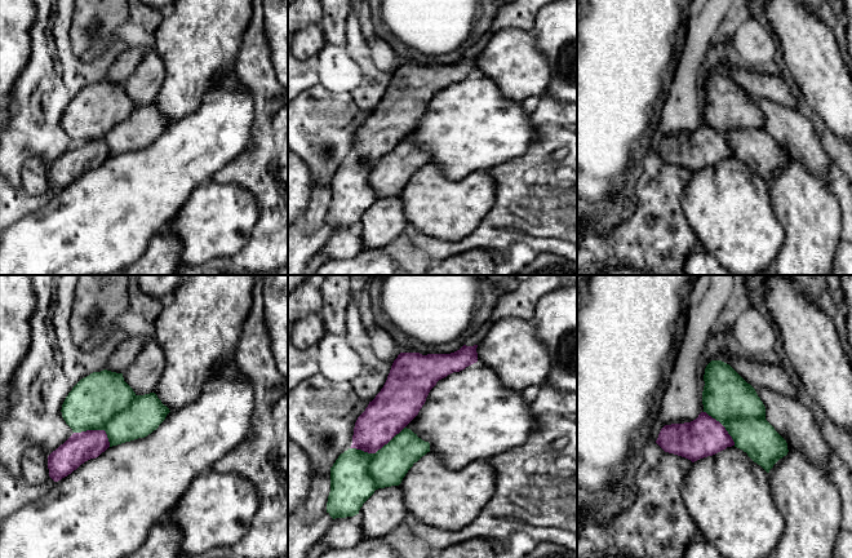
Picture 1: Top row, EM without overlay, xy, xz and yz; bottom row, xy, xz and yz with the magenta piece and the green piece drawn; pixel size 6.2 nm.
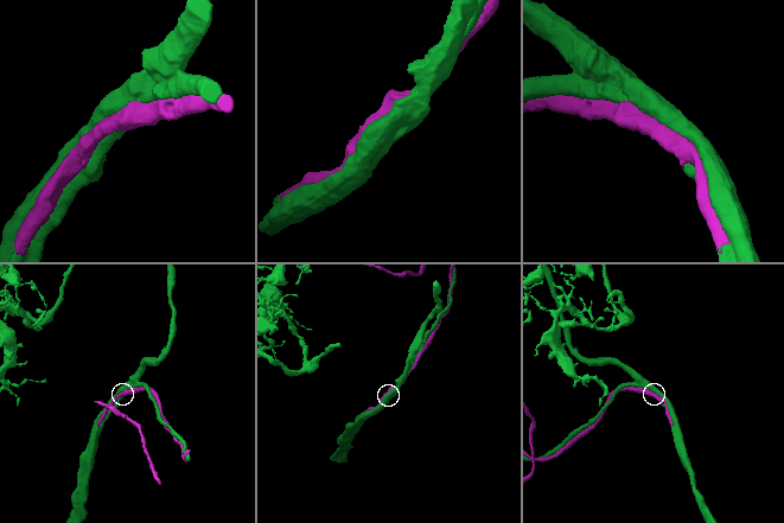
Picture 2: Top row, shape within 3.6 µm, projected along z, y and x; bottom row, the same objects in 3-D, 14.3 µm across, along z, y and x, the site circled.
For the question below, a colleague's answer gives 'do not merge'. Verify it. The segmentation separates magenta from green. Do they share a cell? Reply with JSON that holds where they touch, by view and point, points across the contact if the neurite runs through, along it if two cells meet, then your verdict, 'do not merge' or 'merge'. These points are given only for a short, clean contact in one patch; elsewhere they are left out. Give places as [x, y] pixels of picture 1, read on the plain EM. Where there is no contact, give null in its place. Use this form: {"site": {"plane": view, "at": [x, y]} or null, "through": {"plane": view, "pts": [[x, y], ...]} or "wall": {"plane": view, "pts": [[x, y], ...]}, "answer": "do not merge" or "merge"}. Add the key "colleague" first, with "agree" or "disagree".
{"colleague": "disagree", "site": {"plane": "xz", "at": [377, 160]}, "answer": "merge"}

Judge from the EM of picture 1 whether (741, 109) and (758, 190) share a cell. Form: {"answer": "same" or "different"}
{"answer": "different"}

